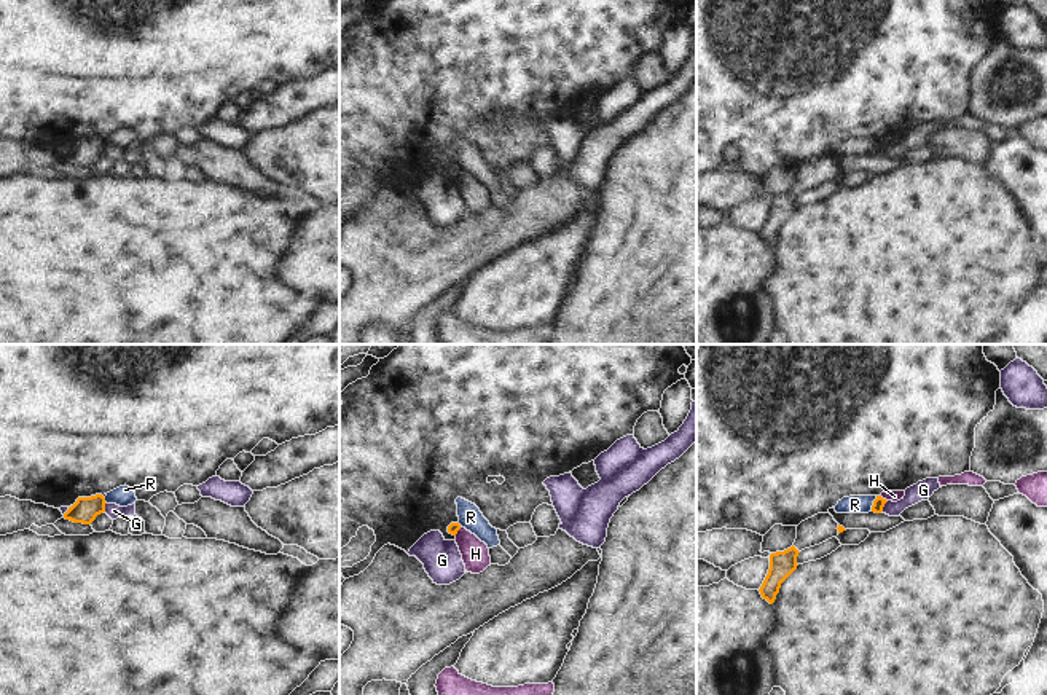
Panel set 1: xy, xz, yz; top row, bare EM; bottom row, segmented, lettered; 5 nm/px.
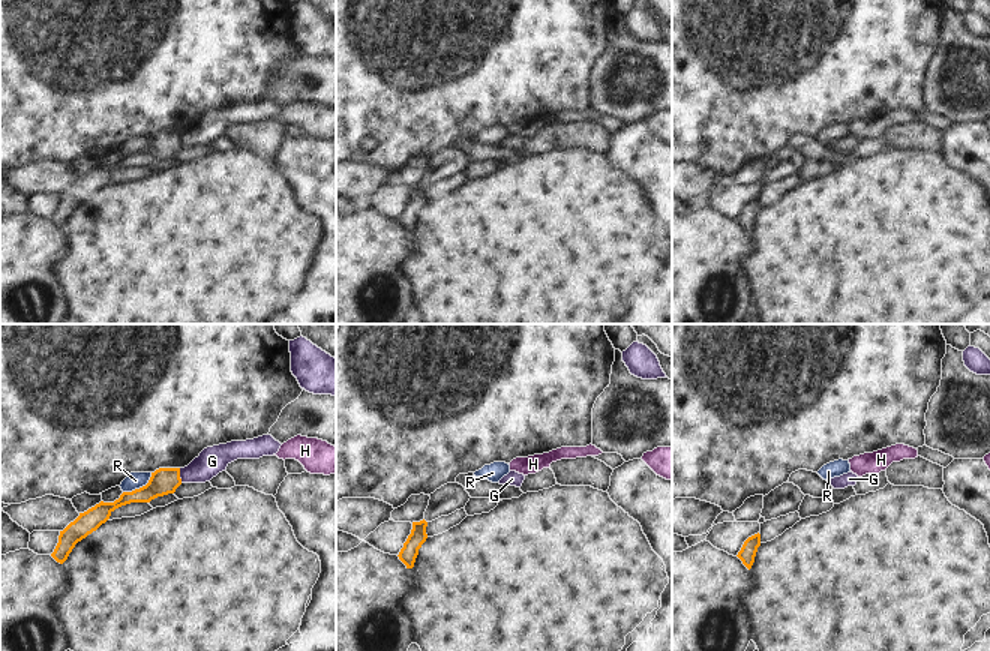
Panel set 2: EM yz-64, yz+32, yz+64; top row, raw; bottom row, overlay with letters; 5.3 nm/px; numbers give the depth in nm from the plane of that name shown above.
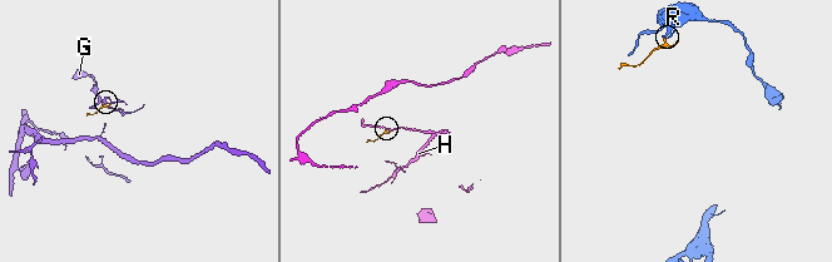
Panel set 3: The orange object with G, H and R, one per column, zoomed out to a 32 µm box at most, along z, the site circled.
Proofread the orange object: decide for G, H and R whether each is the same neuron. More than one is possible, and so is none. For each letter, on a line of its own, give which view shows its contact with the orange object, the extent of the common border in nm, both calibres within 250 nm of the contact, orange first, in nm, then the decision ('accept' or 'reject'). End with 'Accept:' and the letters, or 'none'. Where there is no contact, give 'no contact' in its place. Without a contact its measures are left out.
G: contact in yz; length 80 nm; calibres 60 and 100 nm; reject
H: contact in yz; length 50 nm; calibres 60 and 60 nm; reject
R: contact in yz; length 90 nm; calibres 60 and 100 nm; reject
Accept: none

